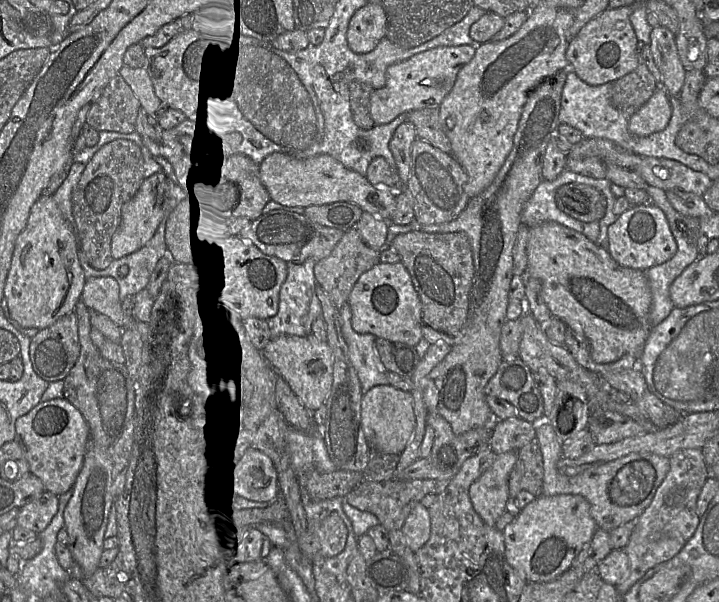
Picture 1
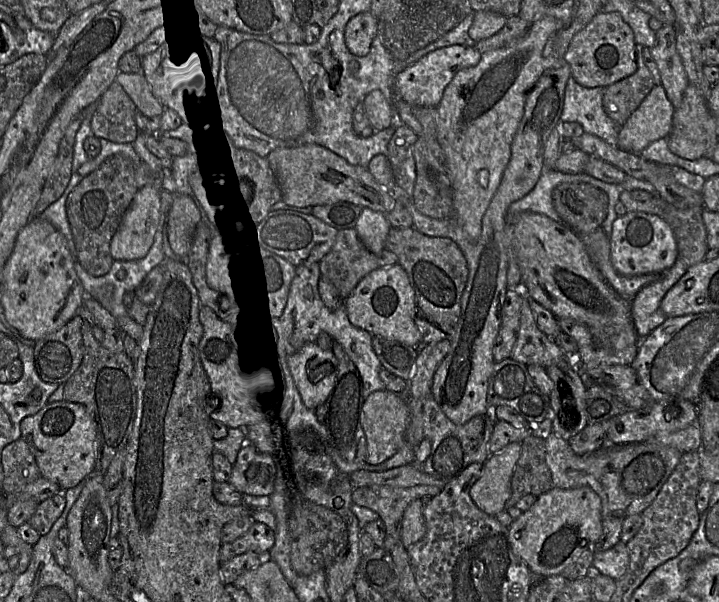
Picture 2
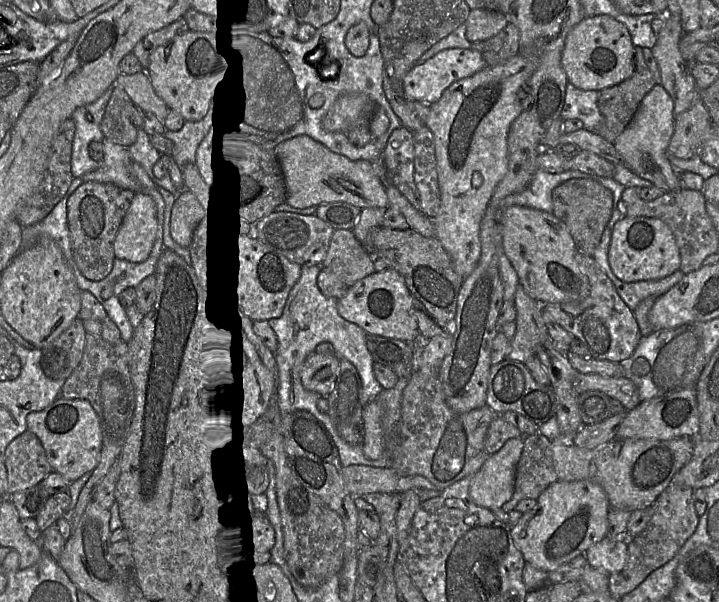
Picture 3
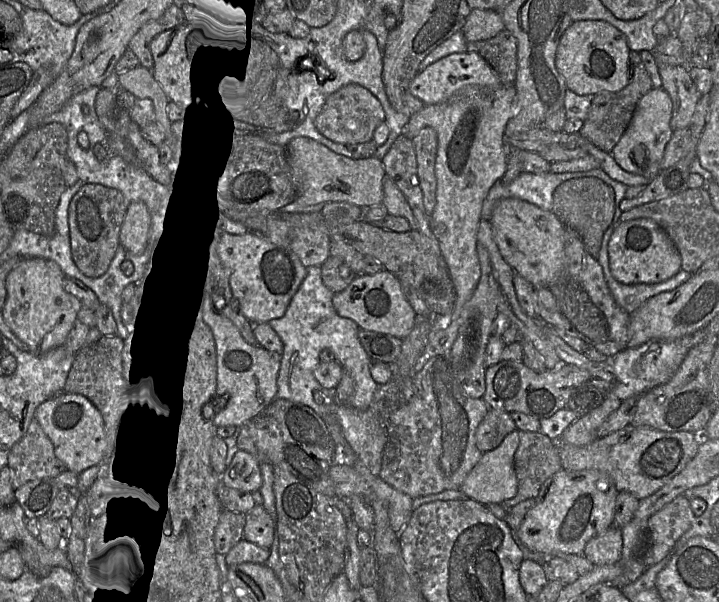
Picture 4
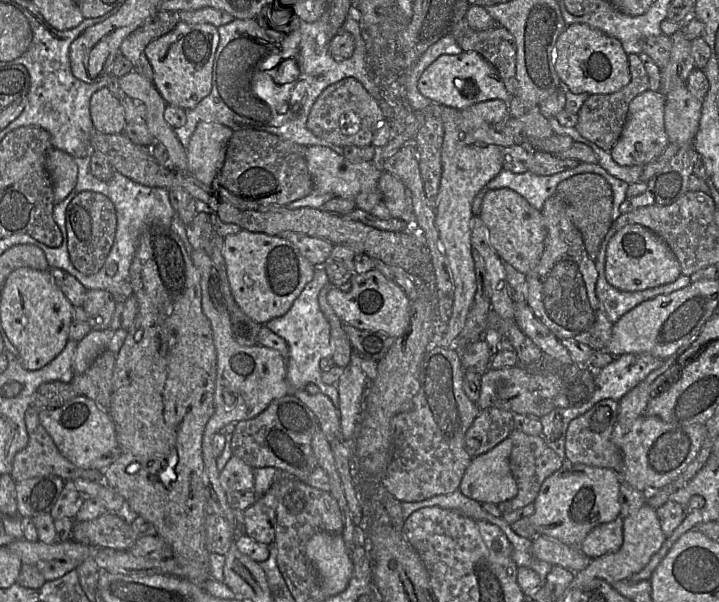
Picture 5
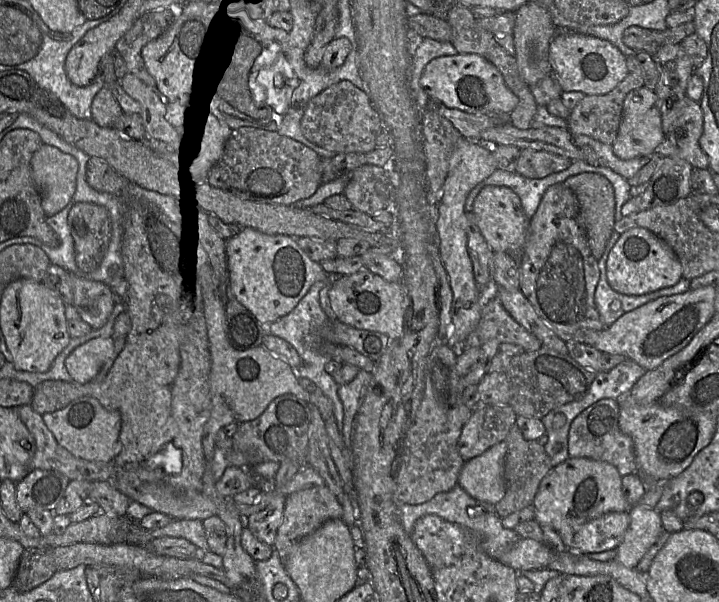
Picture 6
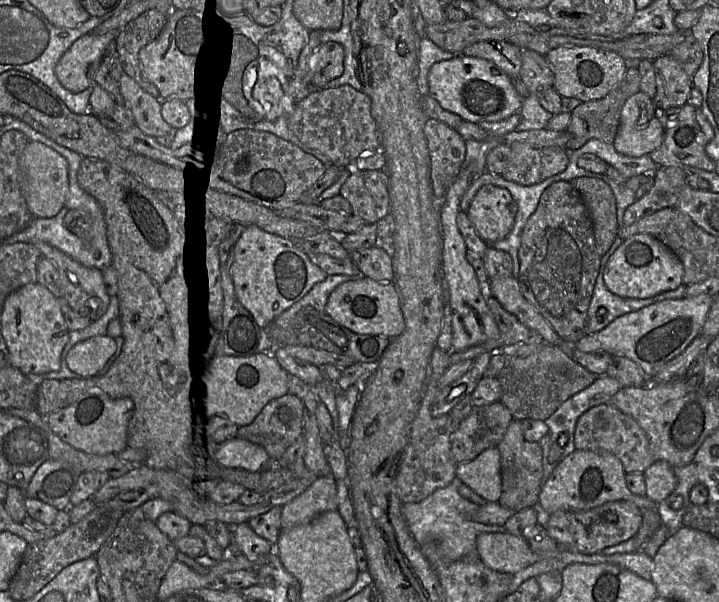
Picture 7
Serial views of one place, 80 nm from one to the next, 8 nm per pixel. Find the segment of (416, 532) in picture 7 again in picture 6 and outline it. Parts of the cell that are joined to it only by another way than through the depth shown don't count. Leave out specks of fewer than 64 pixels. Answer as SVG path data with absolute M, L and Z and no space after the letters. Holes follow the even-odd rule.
M458 484L450 491L436 494L432 499L418 505L399 504L398 514L401 524L408 535L411 535L416 521L427 515L434 514L442 519L461 526L471 537L471 539L491 558L496 560L504 552L512 547L520 536L512 529L503 526L500 518L496 513L489 513L478 505L478 501L471 497Z

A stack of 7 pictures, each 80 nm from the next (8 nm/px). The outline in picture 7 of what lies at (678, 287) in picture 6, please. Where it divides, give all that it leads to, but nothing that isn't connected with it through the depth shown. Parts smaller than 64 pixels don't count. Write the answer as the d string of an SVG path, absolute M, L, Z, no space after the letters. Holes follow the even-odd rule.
M617 235L609 250L602 256L598 276L595 281L590 305L587 310L585 334L592 334L607 327L616 318L645 306L667 299L684 297L686 286L681 284L674 290L662 292L649 298L624 298L612 293L604 283L604 270L612 253L624 240Z

